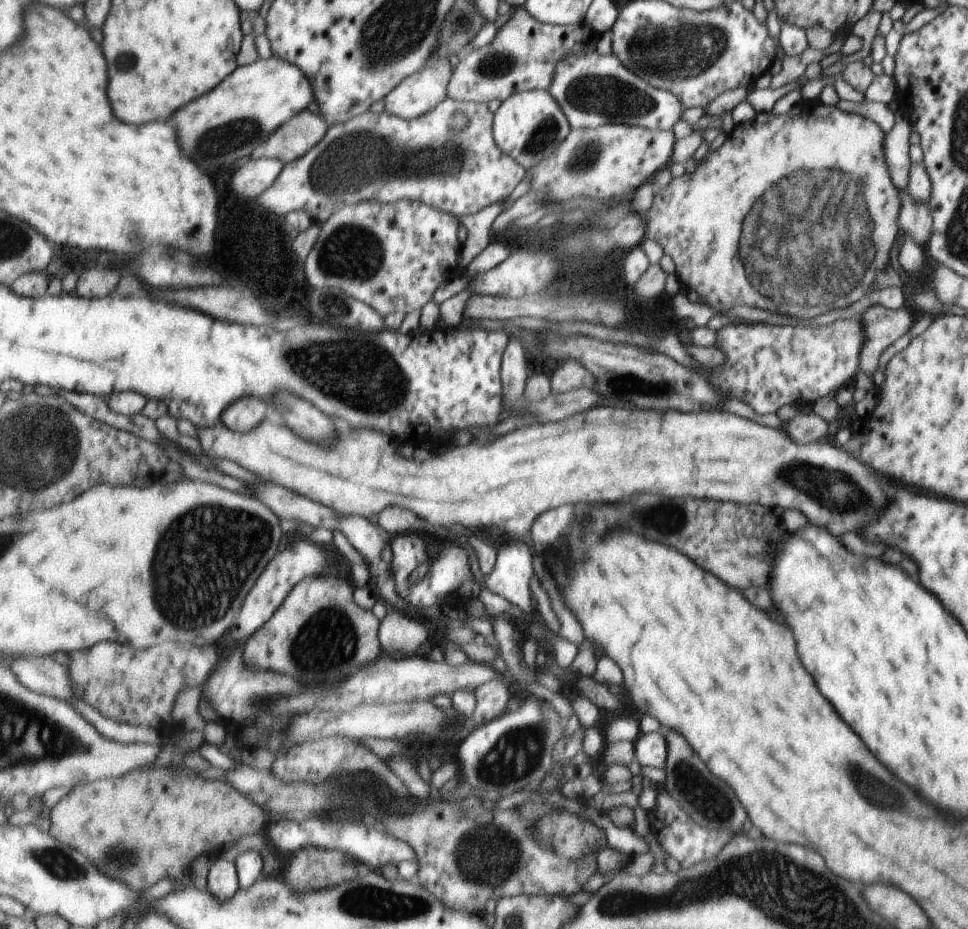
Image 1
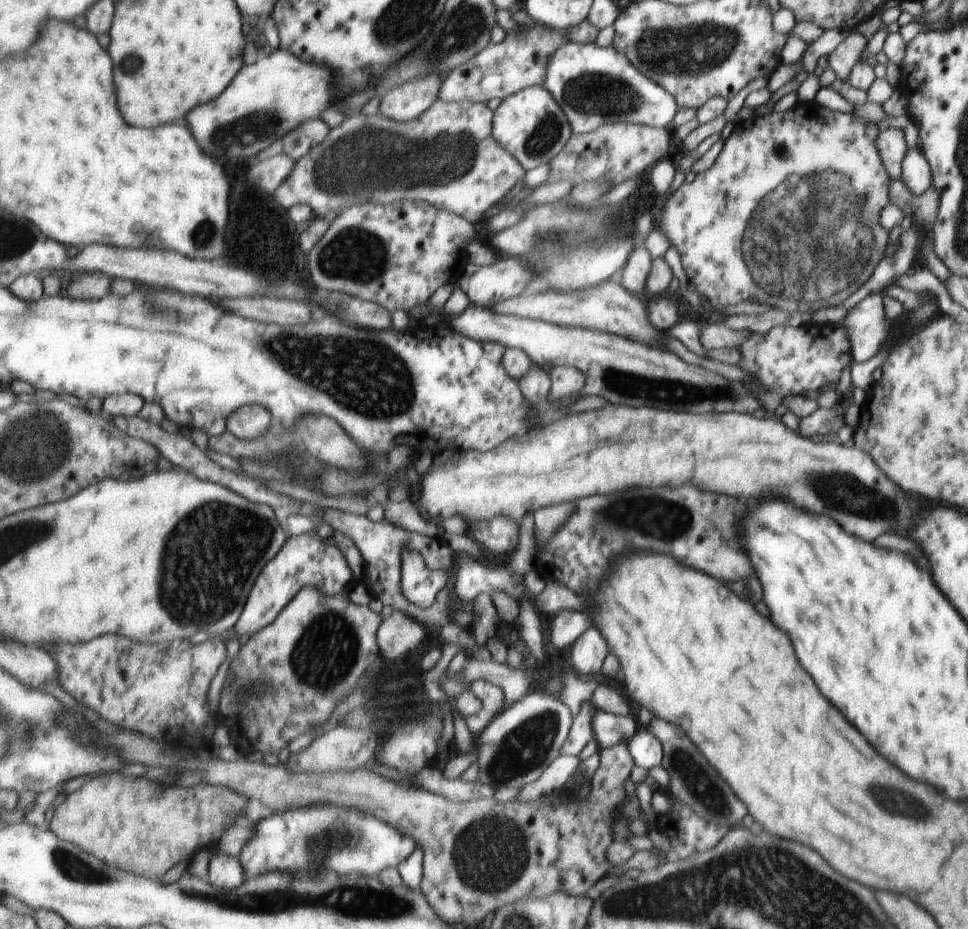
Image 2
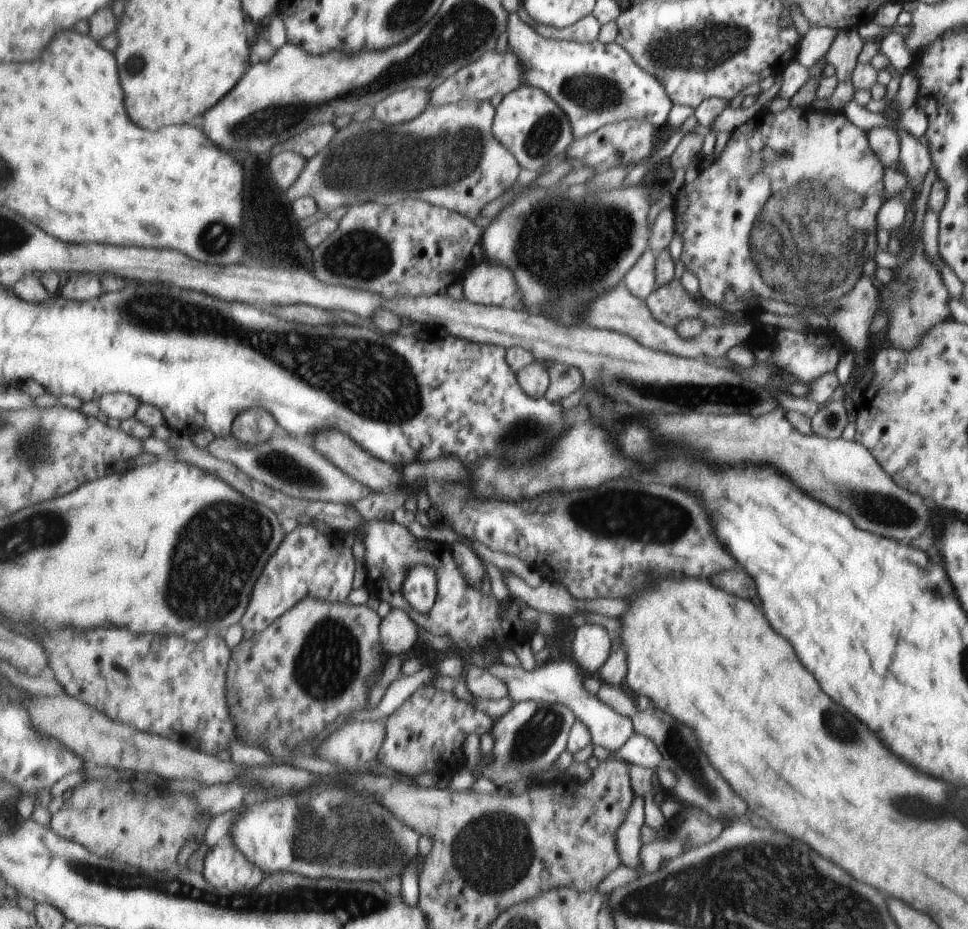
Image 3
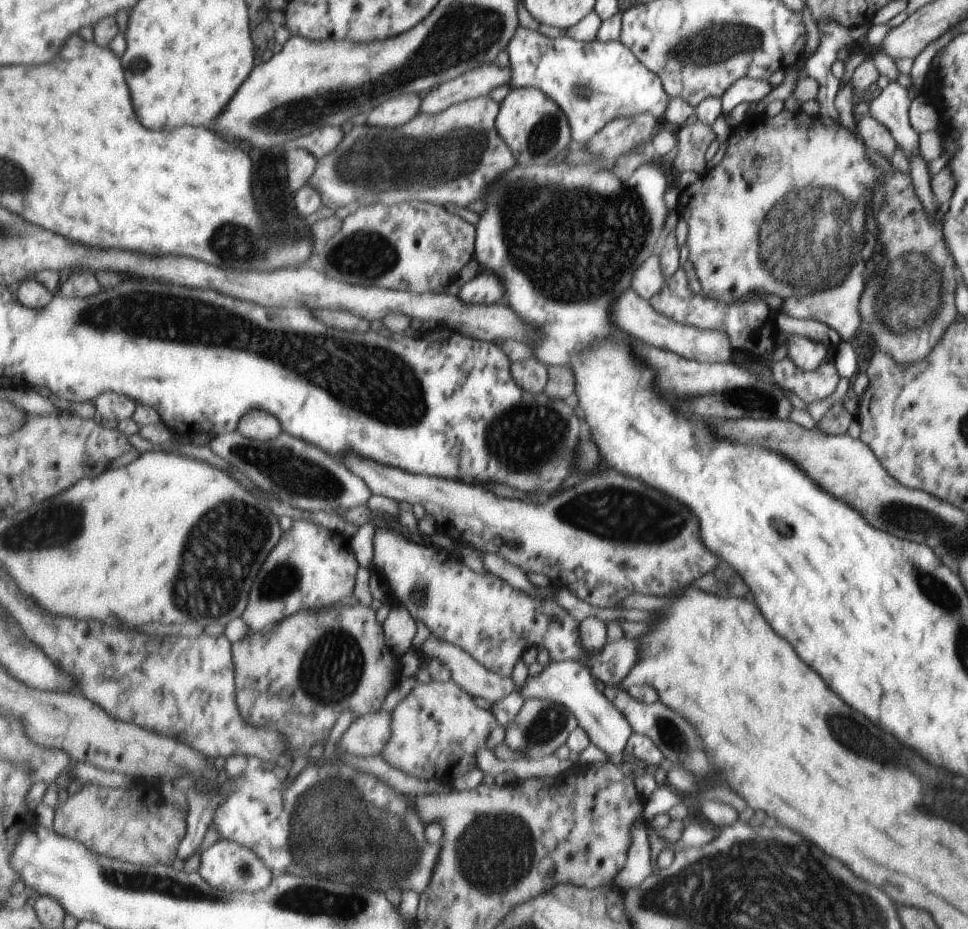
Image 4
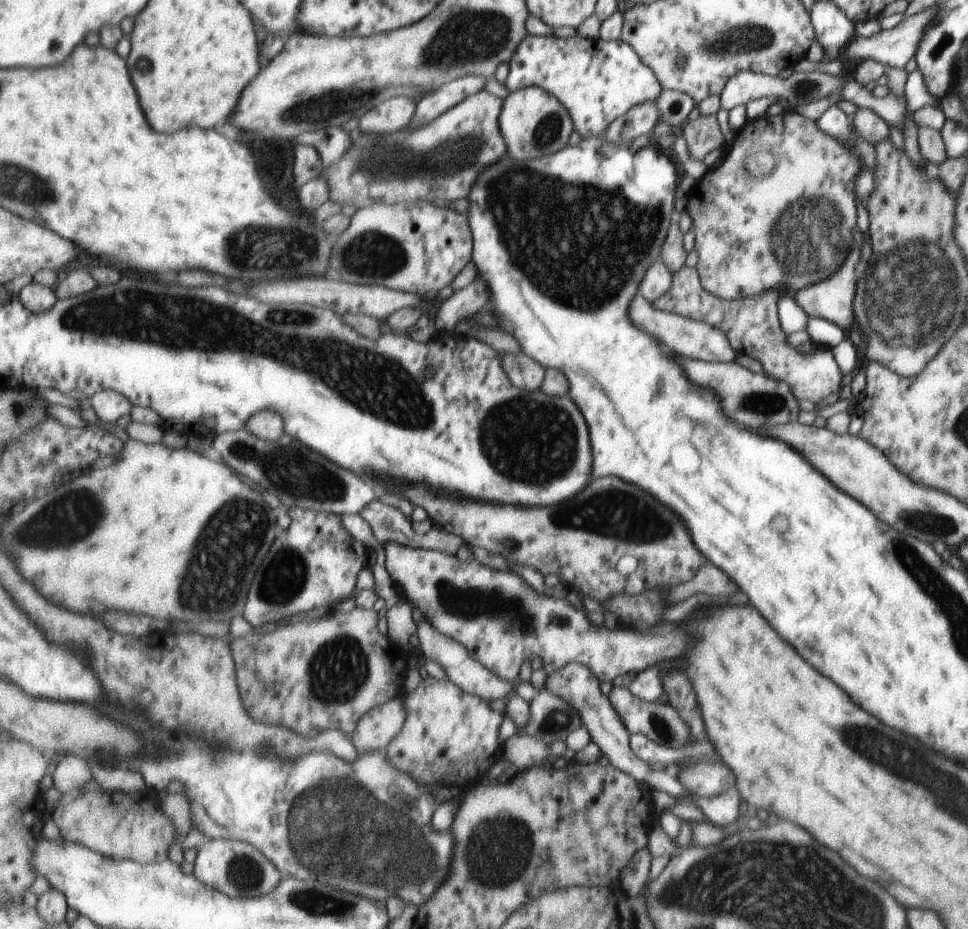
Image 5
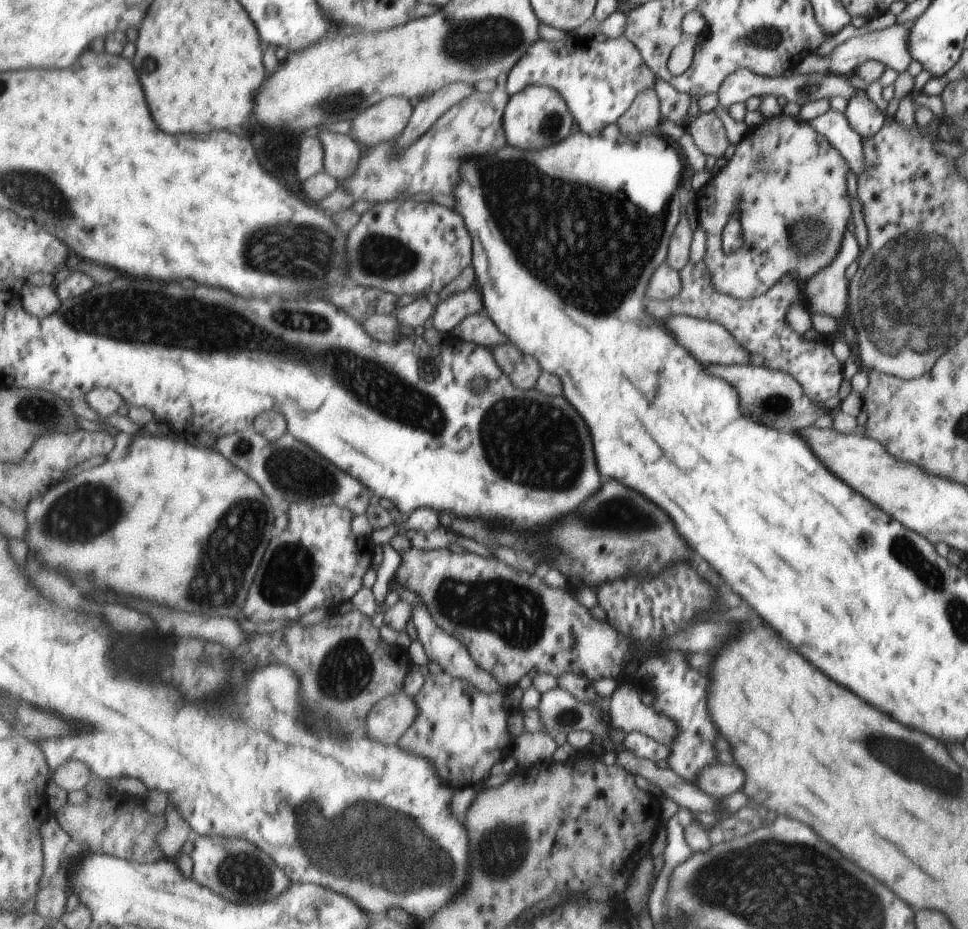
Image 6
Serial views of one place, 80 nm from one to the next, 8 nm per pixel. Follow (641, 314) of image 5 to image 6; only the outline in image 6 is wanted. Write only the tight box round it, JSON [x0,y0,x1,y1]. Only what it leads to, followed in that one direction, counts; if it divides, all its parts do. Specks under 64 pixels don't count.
[662,315,752,364]

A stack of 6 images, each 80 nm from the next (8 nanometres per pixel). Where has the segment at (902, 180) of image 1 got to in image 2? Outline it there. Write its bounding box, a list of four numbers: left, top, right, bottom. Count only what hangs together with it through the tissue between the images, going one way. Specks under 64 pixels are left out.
[877,127,908,181]

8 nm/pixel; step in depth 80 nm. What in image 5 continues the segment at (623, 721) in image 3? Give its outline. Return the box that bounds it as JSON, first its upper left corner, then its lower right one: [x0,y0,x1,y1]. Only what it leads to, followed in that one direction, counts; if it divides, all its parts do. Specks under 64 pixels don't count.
[547,662,695,800]

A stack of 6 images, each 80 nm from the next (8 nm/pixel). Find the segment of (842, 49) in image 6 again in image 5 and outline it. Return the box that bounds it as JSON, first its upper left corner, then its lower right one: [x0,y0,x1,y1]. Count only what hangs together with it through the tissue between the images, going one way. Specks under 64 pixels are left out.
[846,5,938,69]

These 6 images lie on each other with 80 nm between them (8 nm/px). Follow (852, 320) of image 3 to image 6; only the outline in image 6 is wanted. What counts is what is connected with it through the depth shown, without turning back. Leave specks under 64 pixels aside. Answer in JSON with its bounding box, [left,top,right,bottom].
[805,230,860,319]

